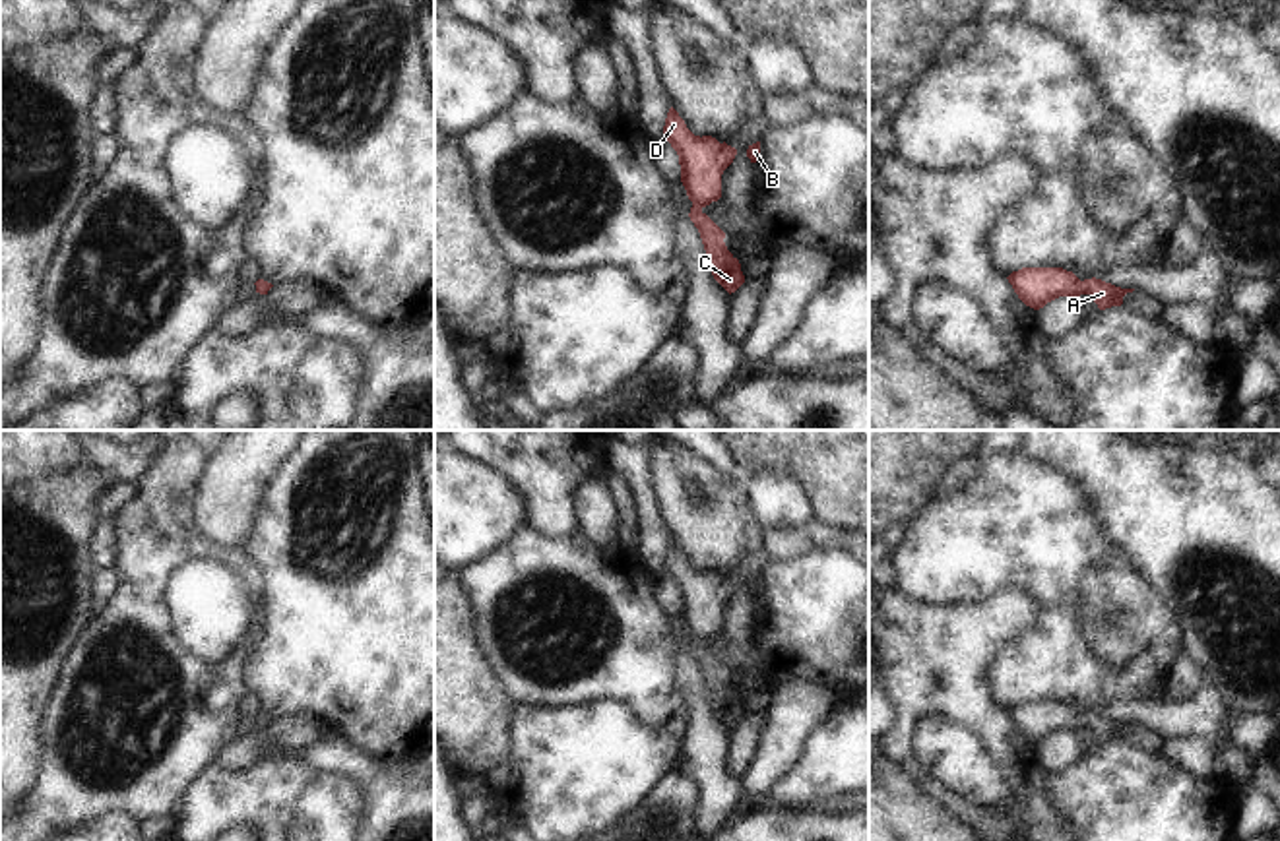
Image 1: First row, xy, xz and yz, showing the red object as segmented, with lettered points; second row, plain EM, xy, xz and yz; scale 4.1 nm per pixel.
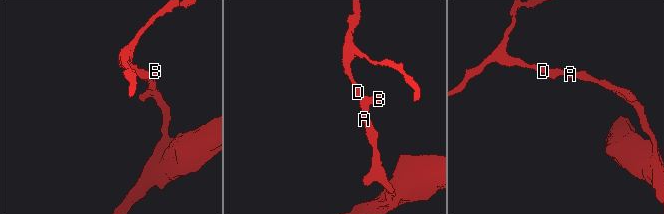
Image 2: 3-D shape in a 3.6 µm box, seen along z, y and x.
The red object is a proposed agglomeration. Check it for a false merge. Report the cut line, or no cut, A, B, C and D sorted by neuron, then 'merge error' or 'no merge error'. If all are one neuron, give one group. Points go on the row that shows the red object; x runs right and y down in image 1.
no cut; A B C D; no merge error

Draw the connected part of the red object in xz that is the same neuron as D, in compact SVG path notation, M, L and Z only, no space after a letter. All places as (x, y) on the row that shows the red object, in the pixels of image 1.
M673 107L665 118L663 140L679 155L681 182L692 202L688 217L700 233L708 267L731 295L745 283L741 264L727 250L725 233L702 209L721 198L721 174L733 163L737 149L712 136L694 136Z

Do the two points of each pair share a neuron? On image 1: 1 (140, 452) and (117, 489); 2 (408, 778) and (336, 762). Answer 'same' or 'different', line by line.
1: different
2: same

